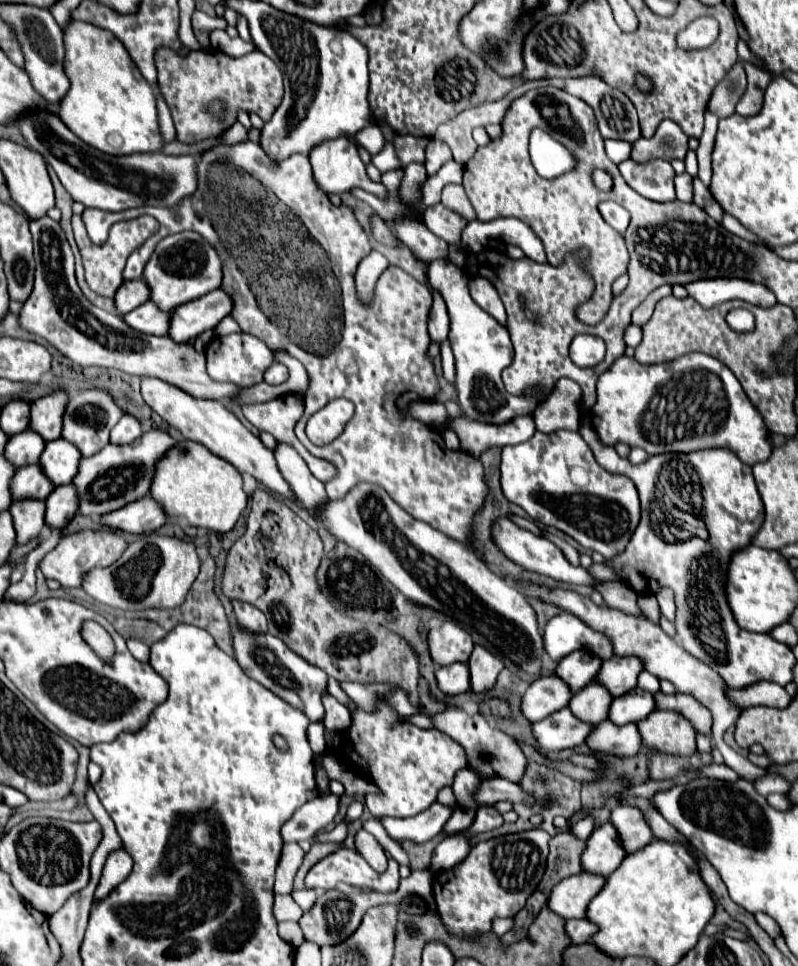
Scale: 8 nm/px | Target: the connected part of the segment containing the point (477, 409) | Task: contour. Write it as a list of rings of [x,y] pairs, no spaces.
[[[436,259],[428,267],[428,281],[442,293],[450,318],[448,340],[456,357],[456,389],[464,415],[482,423],[508,423],[518,415],[534,413],[540,403],[537,390],[527,389],[521,396],[510,395],[502,385],[500,373],[512,363],[510,335],[506,327],[502,327],[490,313],[472,301],[466,287],[466,271],[454,267],[448,259]]]

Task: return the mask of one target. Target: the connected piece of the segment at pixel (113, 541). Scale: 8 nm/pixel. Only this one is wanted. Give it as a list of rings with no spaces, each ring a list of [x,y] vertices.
[[[86,529],[86,531],[72,533],[72,535],[64,535],[60,539],[60,543],[42,557],[38,567],[40,567],[40,571],[44,573],[46,579],[56,579],[56,581],[62,583],[62,587],[80,587],[82,577],[90,569],[112,565],[124,553],[126,547],[128,547],[126,539],[112,529],[104,529],[104,531]]]

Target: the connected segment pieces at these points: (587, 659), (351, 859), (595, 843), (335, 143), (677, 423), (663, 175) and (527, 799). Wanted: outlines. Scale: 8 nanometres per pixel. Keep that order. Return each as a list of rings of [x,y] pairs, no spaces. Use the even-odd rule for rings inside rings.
[[[580,649],[580,651],[566,655],[558,663],[556,675],[560,679],[564,679],[568,683],[568,687],[576,693],[582,687],[586,687],[590,681],[594,681],[600,667],[602,667],[602,659],[598,659],[598,655],[592,655],[590,651]]]
[[[338,847],[334,853],[320,859],[306,875],[306,885],[312,887],[312,889],[324,889],[326,891],[326,889],[336,889],[340,883],[346,883],[340,888],[341,893],[346,896],[362,891],[362,889],[356,889],[355,887],[372,887],[372,889],[386,891],[386,893],[396,891],[398,881],[400,881],[399,864],[394,859],[388,861],[388,869],[384,873],[376,873],[356,849],[348,849],[348,847]]]
[[[608,821],[602,827],[596,827],[586,843],[586,851],[582,853],[582,865],[588,871],[608,877],[618,865],[624,861],[626,849],[620,843],[618,831]]]
[[[340,135],[336,139],[328,139],[328,141],[322,141],[320,145],[316,145],[310,151],[310,163],[312,163],[312,169],[314,169],[316,183],[326,193],[344,193],[344,191],[358,187],[358,189],[364,189],[364,191],[374,193],[374,195],[386,195],[386,187],[382,183],[372,183],[368,179],[364,163],[358,155],[358,147],[346,135]]]
[[[688,353],[676,361],[656,365],[642,365],[626,355],[616,359],[598,379],[598,399],[590,413],[600,443],[608,447],[626,443],[628,447],[648,451],[648,455],[726,447],[746,465],[766,461],[772,453],[766,437],[768,427],[762,415],[756,411],[734,373],[724,367],[722,361],[706,353]],[[692,427],[694,449],[690,449],[688,439],[684,439],[692,435]]]
[[[628,159],[618,165],[624,181],[642,197],[658,203],[674,201],[674,169],[664,159],[638,163]]]
[[[502,777],[494,779],[482,779],[480,787],[474,793],[474,801],[478,807],[494,805],[498,801],[512,801],[512,803],[532,803],[532,797],[526,795],[526,791]]]

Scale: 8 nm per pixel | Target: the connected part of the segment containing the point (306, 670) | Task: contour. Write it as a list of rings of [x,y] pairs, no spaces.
[[[234,621],[230,623],[232,629],[232,641],[234,641],[234,653],[236,661],[242,667],[242,671],[270,689],[280,699],[288,701],[290,705],[298,707],[304,715],[308,715],[310,721],[318,721],[324,717],[322,707],[322,691],[326,689],[326,673],[318,669],[316,665],[310,665],[304,657],[296,655],[286,643],[270,633],[252,633],[242,627],[238,627]]]

